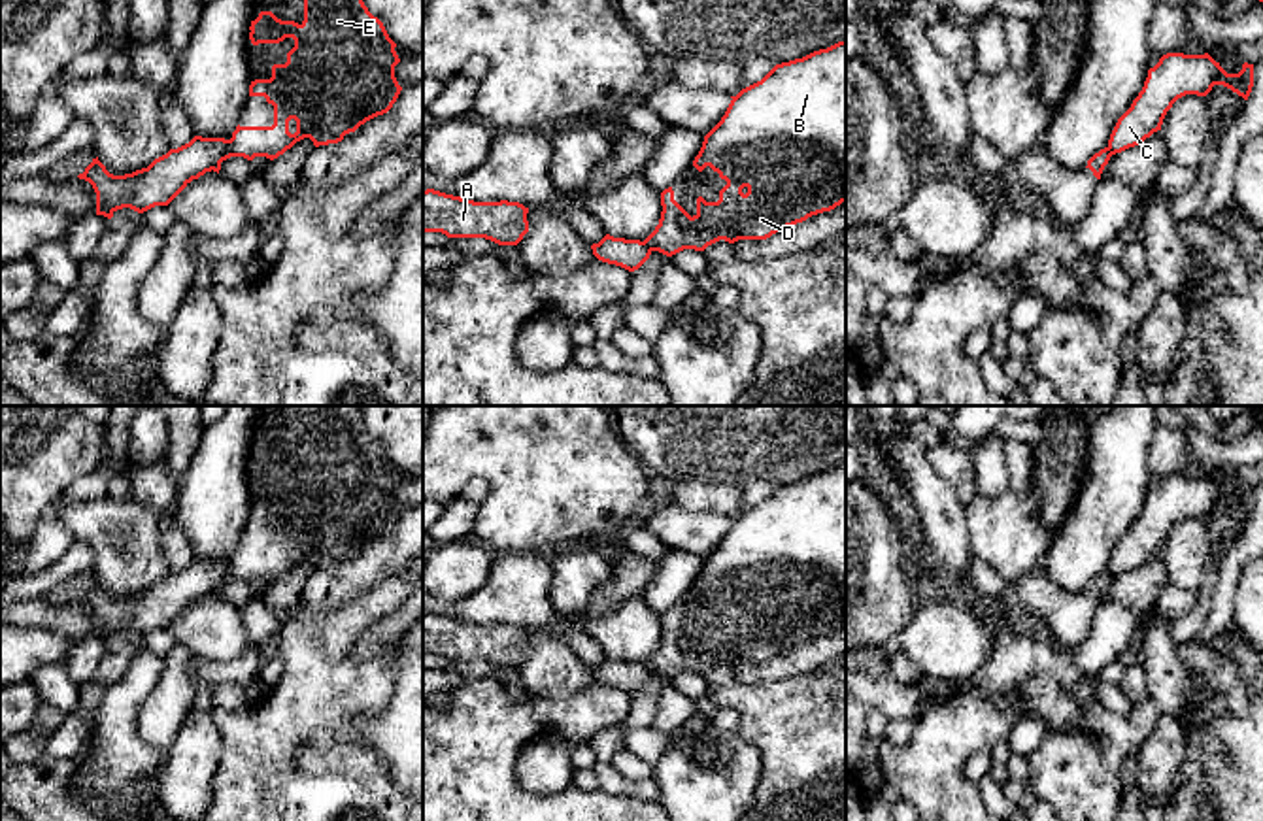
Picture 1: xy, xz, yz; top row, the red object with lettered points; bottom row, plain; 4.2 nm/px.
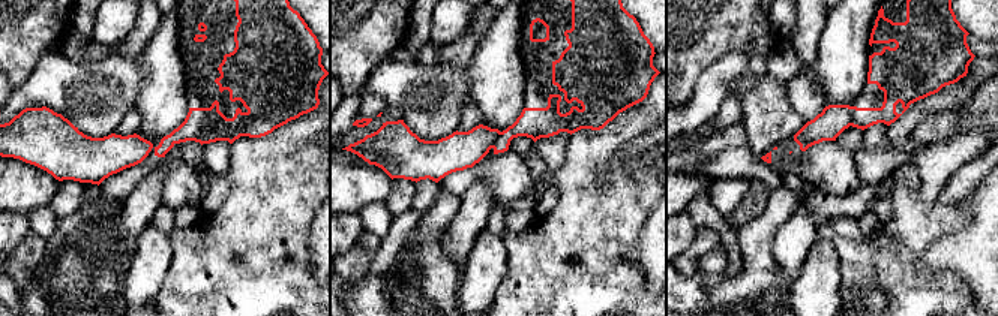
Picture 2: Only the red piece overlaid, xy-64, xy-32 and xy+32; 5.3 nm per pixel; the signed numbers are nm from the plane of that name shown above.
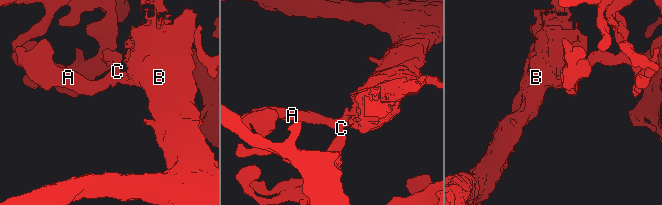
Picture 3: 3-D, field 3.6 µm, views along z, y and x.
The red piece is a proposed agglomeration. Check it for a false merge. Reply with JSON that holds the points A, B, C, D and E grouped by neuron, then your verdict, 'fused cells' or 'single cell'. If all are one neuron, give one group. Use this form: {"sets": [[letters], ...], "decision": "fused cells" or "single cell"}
{"sets": [["A", "C"], ["B", "D", "E"]], "decision": "fused cells"}

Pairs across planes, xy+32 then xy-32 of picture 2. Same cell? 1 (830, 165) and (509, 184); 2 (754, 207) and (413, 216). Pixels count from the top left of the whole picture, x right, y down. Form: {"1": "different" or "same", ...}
{"1": "same", "2": "different"}

